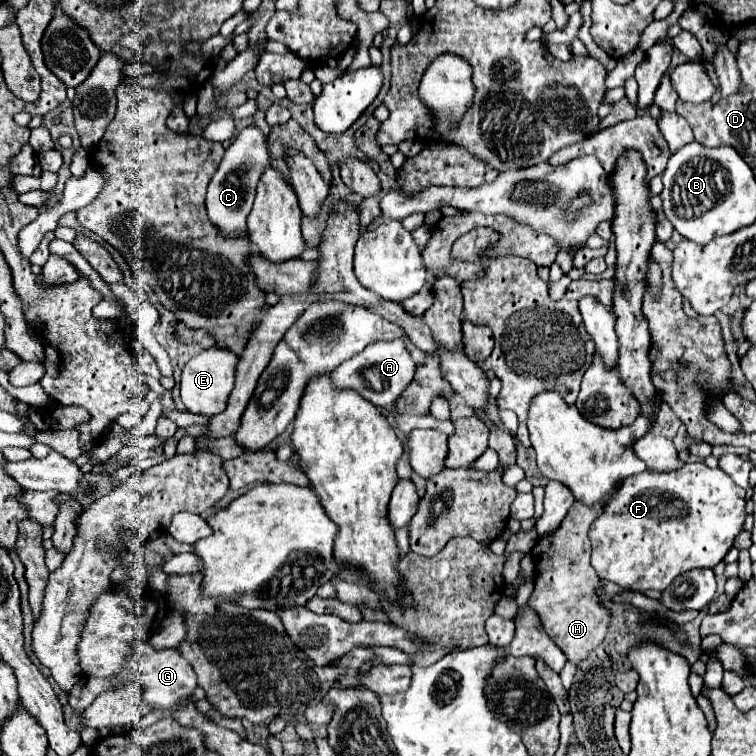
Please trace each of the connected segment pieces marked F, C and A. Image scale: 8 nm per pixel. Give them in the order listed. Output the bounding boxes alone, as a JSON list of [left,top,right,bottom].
[[590,462,746,592],[206,126,270,236],[330,340,416,410]]

